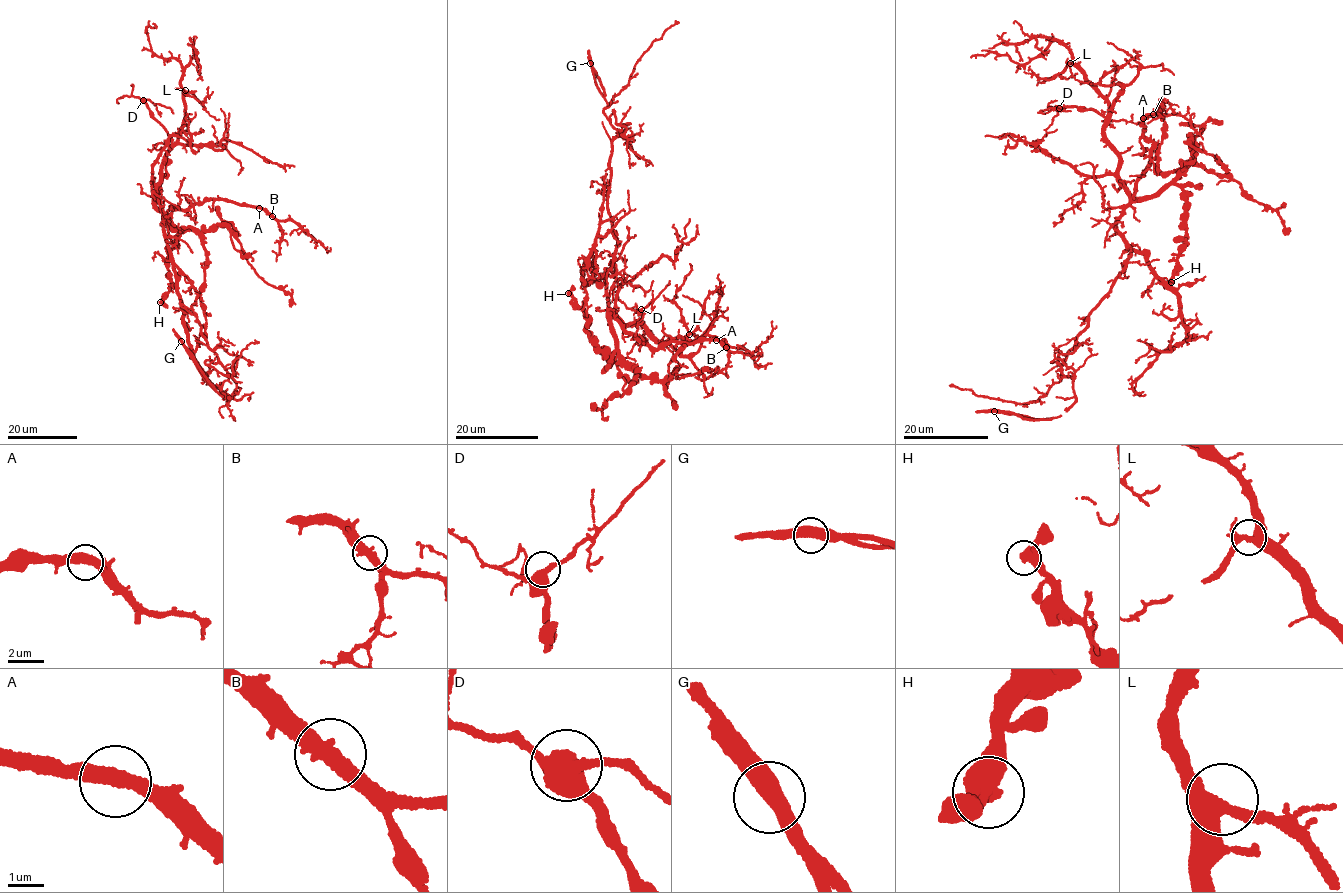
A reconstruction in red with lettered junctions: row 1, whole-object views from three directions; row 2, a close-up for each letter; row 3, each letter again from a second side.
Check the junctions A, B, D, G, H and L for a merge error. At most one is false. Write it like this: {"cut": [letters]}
{"cut": ["G"]}

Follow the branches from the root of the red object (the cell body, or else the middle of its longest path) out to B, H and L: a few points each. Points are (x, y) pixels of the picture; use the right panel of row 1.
B: (1130, 248), (1117, 228), (1116, 218), (1149, 162), (1153, 143), (1142, 133), (1142, 118), (1153, 114)
H: (1130, 248), (1117, 228), (1116, 218), (1129, 204), (1160, 194), (1176, 183), (1185, 201), (1186, 230), (1171, 282)
L: (1130, 248), (1116, 225), (1129, 191), (1118, 177), (1118, 151), (1105, 136), (1108, 102), (1070, 63)

